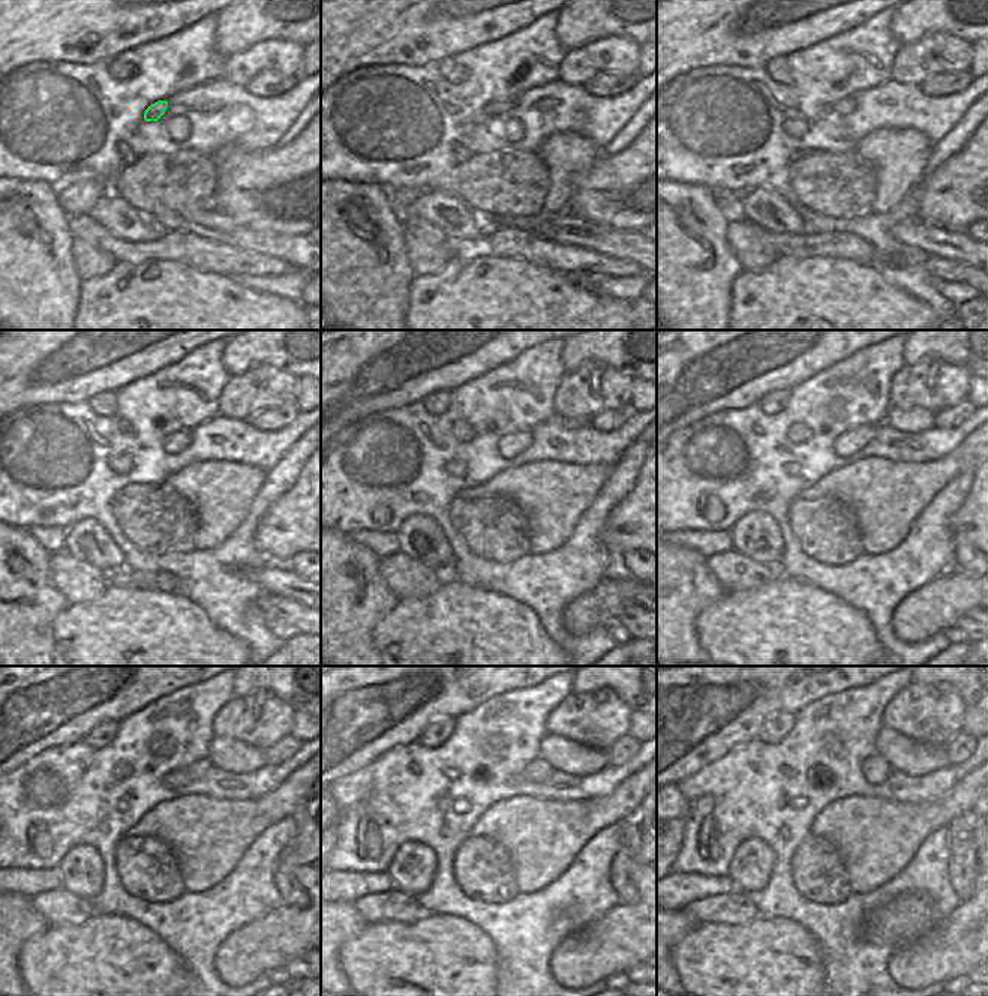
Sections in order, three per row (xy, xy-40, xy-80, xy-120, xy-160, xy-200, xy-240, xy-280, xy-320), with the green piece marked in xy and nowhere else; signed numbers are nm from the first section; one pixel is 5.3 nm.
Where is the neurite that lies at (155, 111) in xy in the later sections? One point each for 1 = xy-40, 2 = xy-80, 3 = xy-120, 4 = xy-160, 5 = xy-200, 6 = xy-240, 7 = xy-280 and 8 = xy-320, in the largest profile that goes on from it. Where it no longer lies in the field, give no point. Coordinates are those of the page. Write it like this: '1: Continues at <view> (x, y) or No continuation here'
1: Continues at xy-40 (499, 107)
2: Continues at xy-80 (846, 105)
3: Continues at xy-120 (173, 444)
4: Continues at xy-160 (511, 444)
5: Continues at xy-200 (846, 444)
6: Continues at xy-240 (177, 779)
7: Continues at xy-280 (538, 771)
8: Continues at xy-320 (874, 768).

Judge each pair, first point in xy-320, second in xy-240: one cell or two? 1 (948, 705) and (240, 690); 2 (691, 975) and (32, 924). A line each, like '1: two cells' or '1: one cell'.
1: two cells
2: two cells

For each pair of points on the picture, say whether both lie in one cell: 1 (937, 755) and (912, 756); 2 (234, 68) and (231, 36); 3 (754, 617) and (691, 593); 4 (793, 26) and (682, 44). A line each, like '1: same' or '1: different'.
1: same
2: different
3: different
4: same

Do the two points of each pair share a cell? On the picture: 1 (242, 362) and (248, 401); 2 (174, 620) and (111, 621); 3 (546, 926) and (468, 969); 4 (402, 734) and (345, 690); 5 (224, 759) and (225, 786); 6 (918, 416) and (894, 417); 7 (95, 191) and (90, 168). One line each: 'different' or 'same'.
1: different
2: same
3: different
4: same
5: different
6: same
7: different

